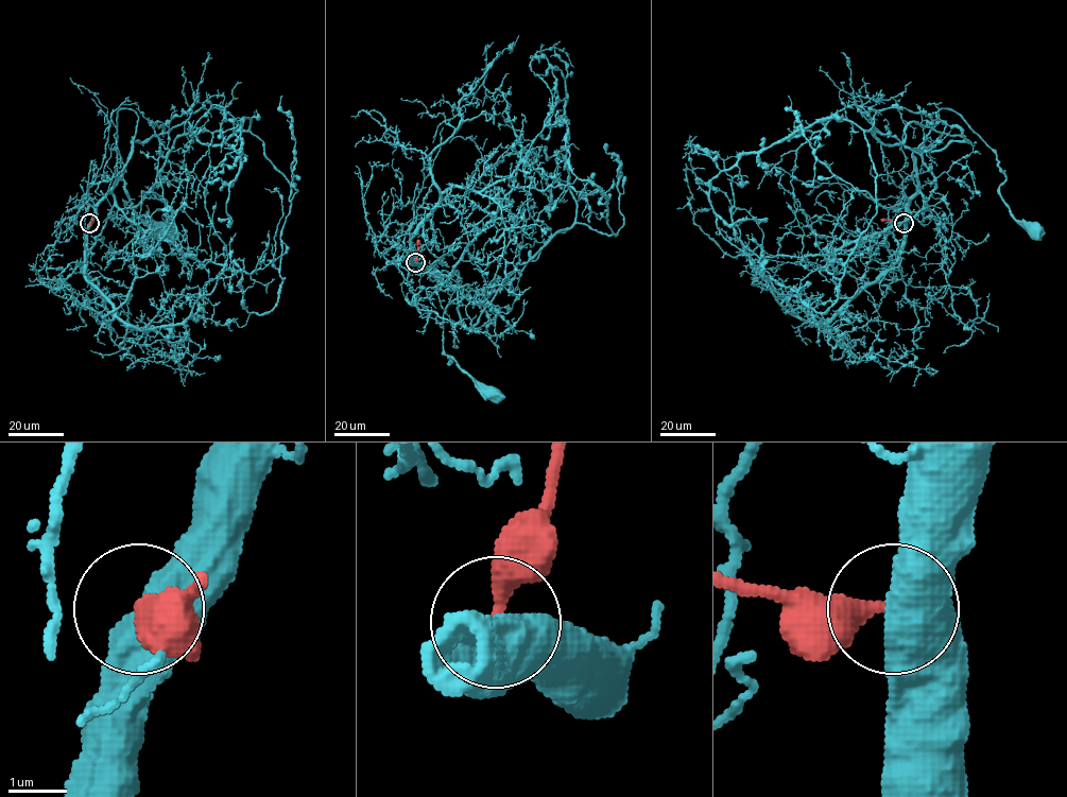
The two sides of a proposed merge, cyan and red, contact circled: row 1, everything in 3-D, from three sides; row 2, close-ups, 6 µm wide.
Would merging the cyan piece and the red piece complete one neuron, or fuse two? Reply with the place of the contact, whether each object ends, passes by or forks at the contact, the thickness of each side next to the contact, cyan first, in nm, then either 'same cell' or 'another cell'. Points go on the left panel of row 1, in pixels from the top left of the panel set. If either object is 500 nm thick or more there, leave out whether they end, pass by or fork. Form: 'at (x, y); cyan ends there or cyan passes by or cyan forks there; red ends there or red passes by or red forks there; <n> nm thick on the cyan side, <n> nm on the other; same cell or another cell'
at (89, 223); 750 nm thick on the cyan side, 360 nm on the other; another cell

